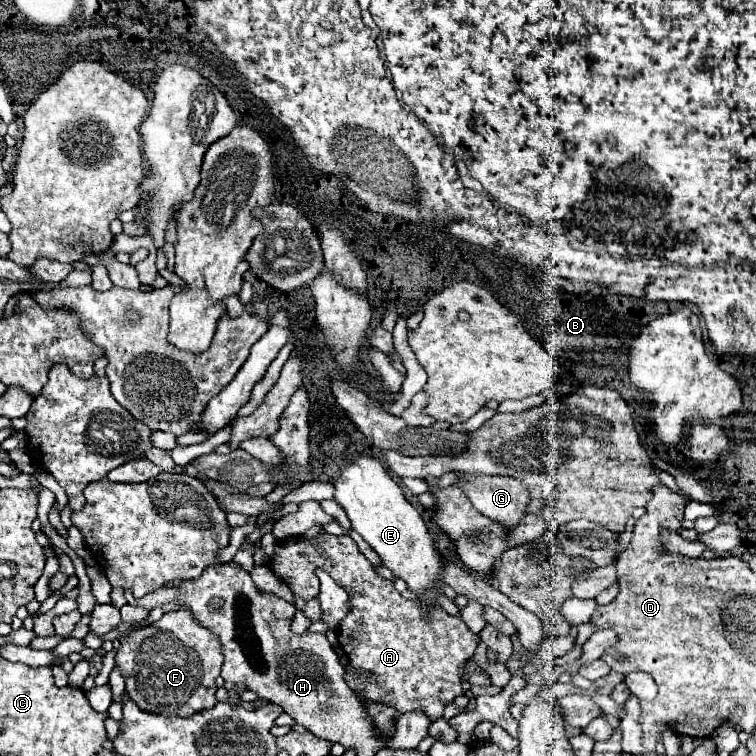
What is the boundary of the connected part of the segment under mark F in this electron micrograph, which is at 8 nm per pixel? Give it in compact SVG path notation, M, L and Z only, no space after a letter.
M182 607L178 611L164 613L160 621L132 631L128 637L122 639L122 645L116 655L116 663L120 665L122 677L126 679L126 693L134 699L134 703L150 713L162 713L162 715L178 715L178 717L190 717L196 711L212 709L216 705L216 677L220 675L224 655L222 655L222 643L220 639L206 627L202 627L190 609Z

